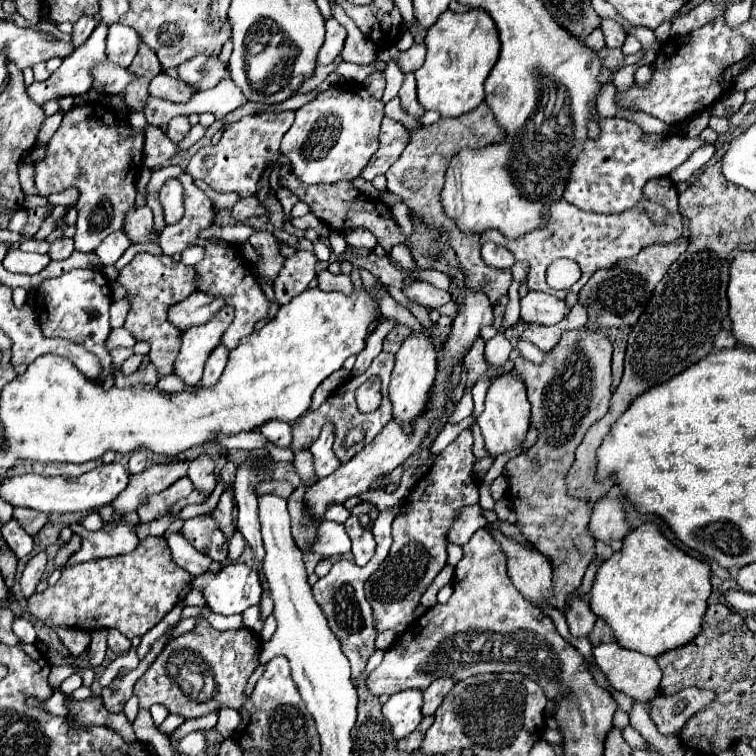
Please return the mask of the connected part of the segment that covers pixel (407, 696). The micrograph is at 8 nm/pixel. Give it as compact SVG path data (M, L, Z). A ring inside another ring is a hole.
M408 689L394 693L384 705L382 715L390 721L390 731L394 739L408 737L422 721L422 691Z

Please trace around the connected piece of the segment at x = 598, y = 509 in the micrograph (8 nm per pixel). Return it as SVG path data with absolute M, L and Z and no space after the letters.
M600 499L594 505L590 517L590 533L594 539L610 541L610 539L624 539L628 533L628 523L622 511L622 499Z

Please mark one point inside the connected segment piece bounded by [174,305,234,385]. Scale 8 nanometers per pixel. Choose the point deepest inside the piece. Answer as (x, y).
(197, 342)

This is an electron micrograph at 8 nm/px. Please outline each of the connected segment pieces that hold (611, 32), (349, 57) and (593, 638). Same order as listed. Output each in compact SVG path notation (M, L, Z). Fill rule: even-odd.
M602 19L602 27L604 31L604 37L606 37L606 47L610 49L616 49L616 47L622 47L624 41L626 41L626 31L612 19Z
M332 3L332 11L334 11L334 19L338 23L342 23L348 31L348 39L342 49L344 61L352 61L356 65L370 65L376 57L376 47L372 45L372 41L368 41L368 37L362 35L362 31L346 17L346 13L340 5Z
M598 619L596 625L594 625L594 629L592 629L592 633L588 635L588 641L590 641L592 645L604 643L604 641L614 641L614 639L612 639L612 629L608 627L608 623L602 621L602 619Z

